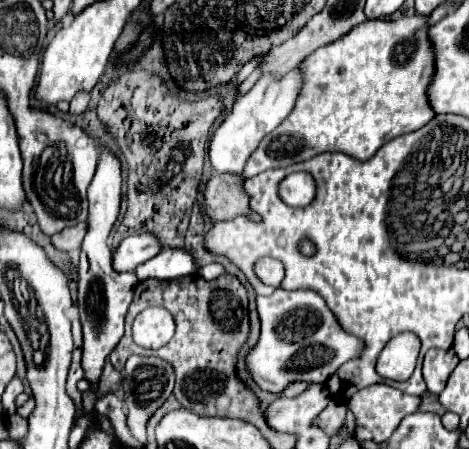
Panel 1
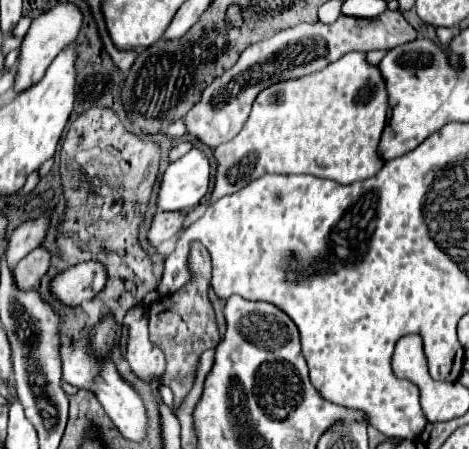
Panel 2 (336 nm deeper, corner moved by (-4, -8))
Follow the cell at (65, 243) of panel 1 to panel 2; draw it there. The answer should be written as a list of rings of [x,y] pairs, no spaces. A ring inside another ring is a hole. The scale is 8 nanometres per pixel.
[[[36,248],[32,250],[28,256],[24,256],[16,268],[12,270],[16,288],[20,290],[28,290],[32,288],[48,270],[50,266],[50,254],[44,248]]]

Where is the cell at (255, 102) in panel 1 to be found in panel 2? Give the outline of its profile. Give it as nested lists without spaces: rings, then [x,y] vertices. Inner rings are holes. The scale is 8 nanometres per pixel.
[[[192,148],[188,154],[184,154],[180,160],[172,162],[160,180],[158,196],[156,196],[156,208],[160,212],[186,212],[194,208],[206,194],[210,192],[210,162],[208,156],[202,150]]]

